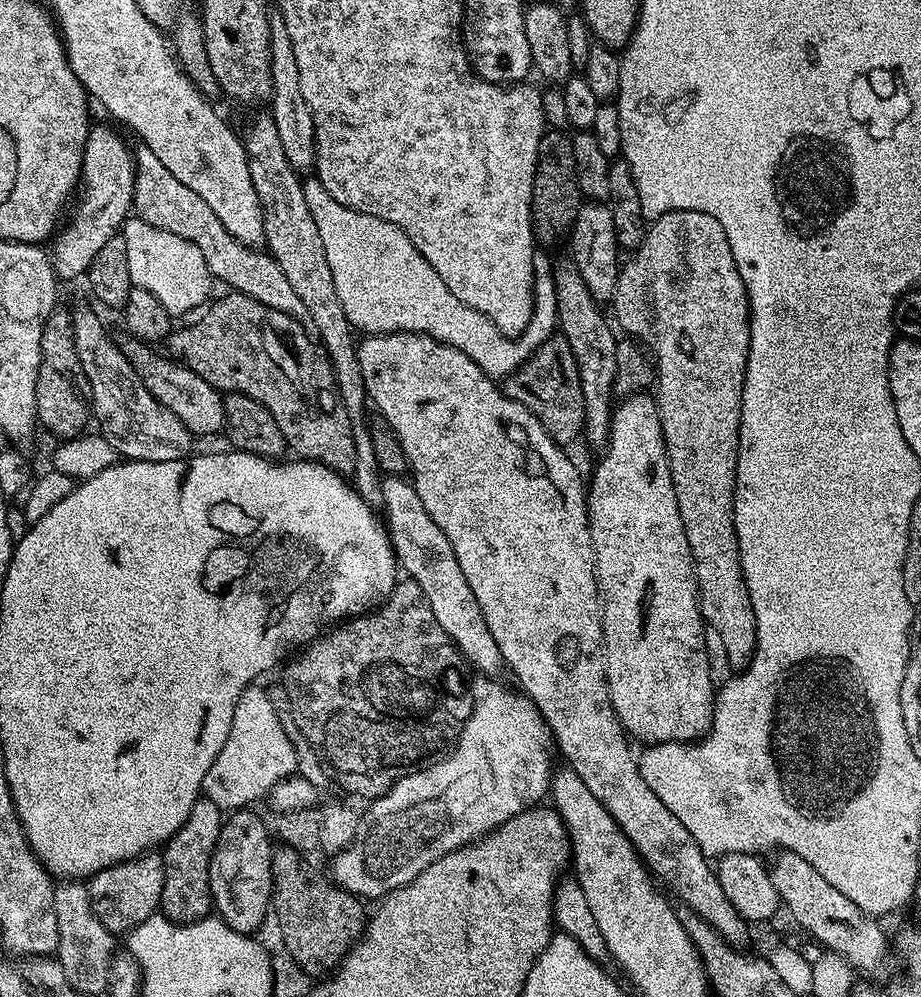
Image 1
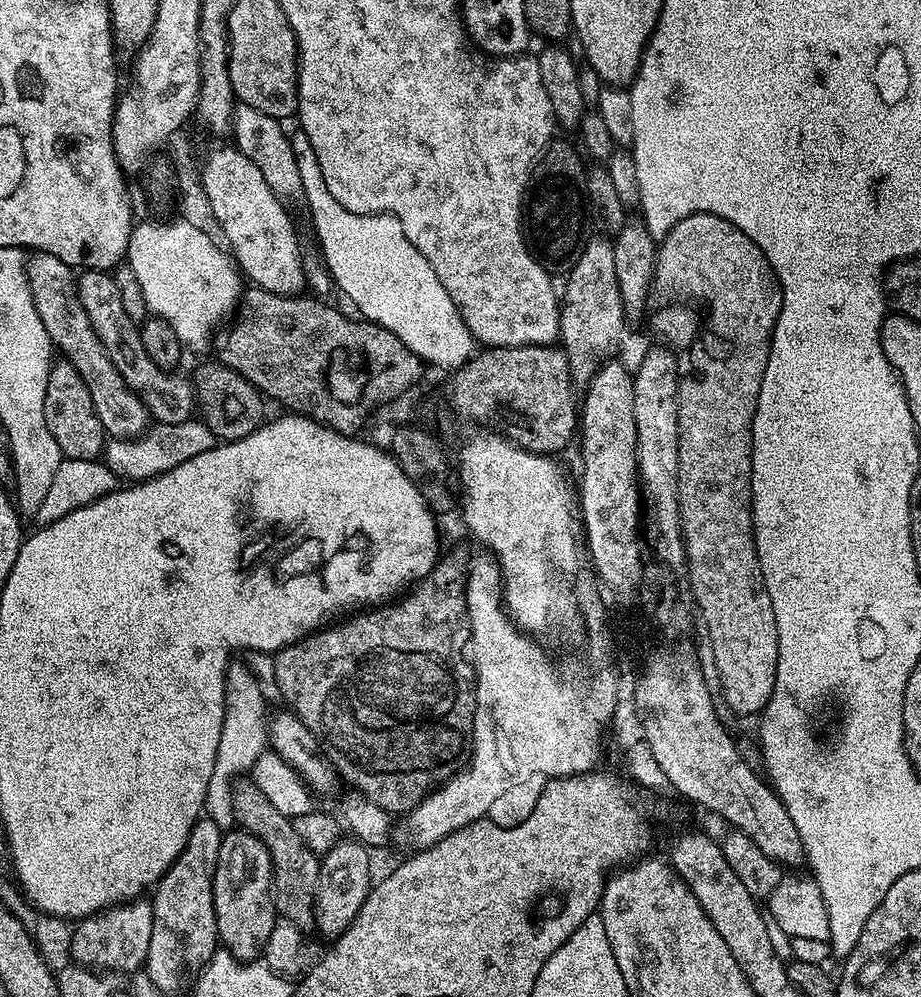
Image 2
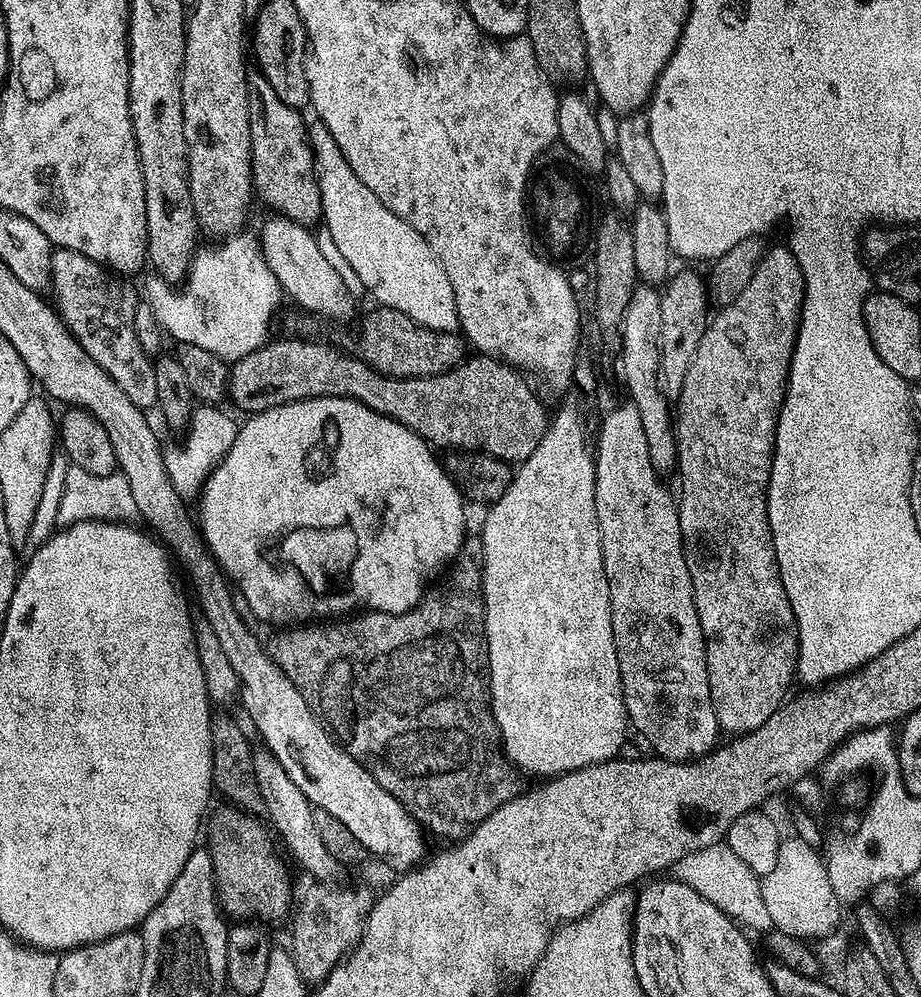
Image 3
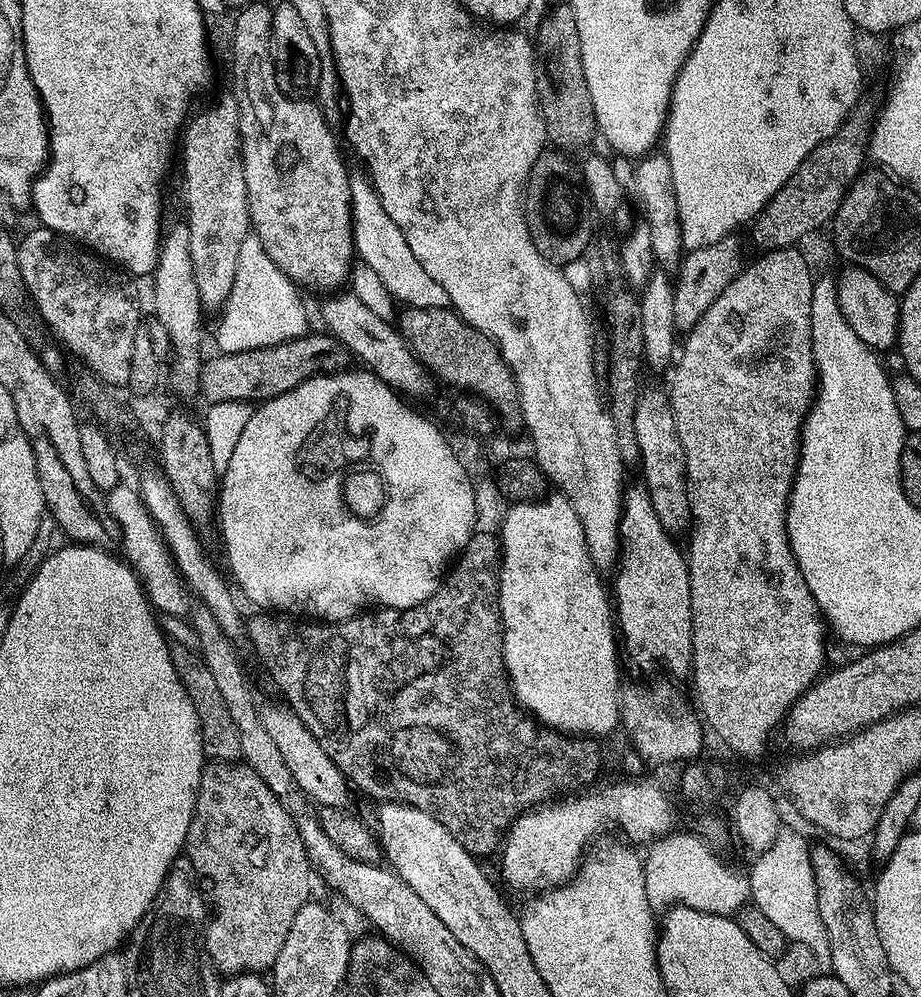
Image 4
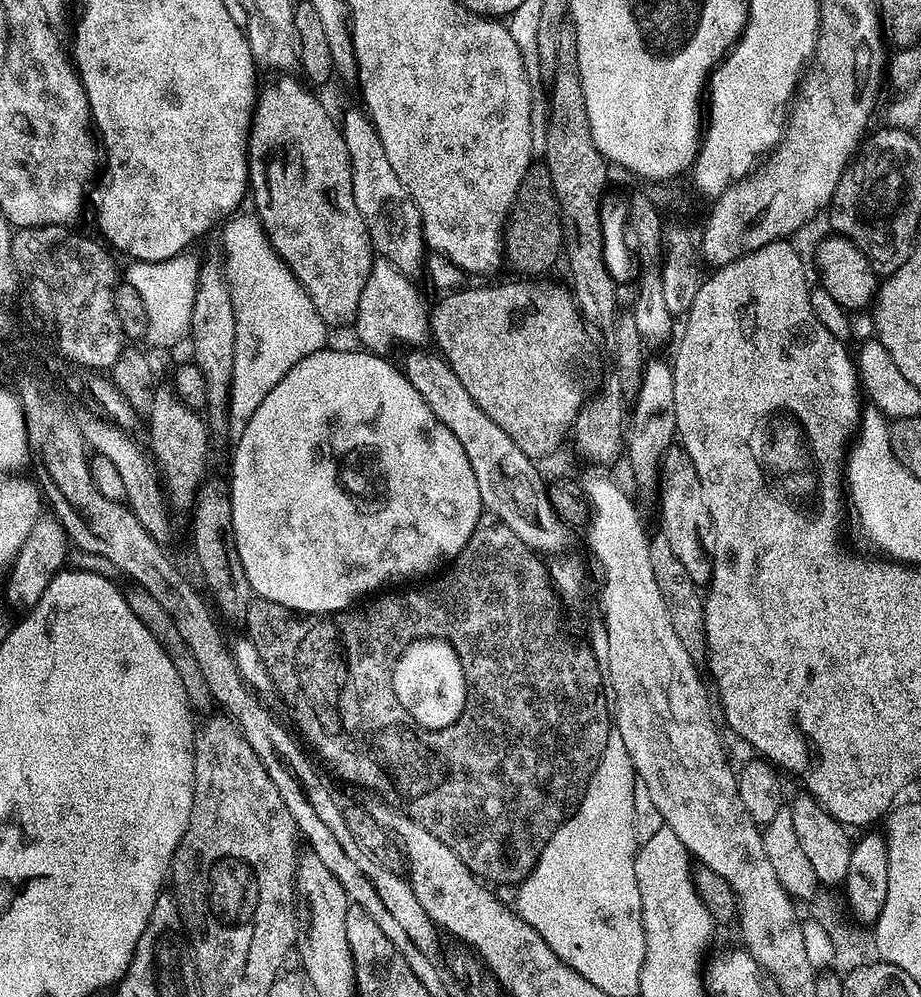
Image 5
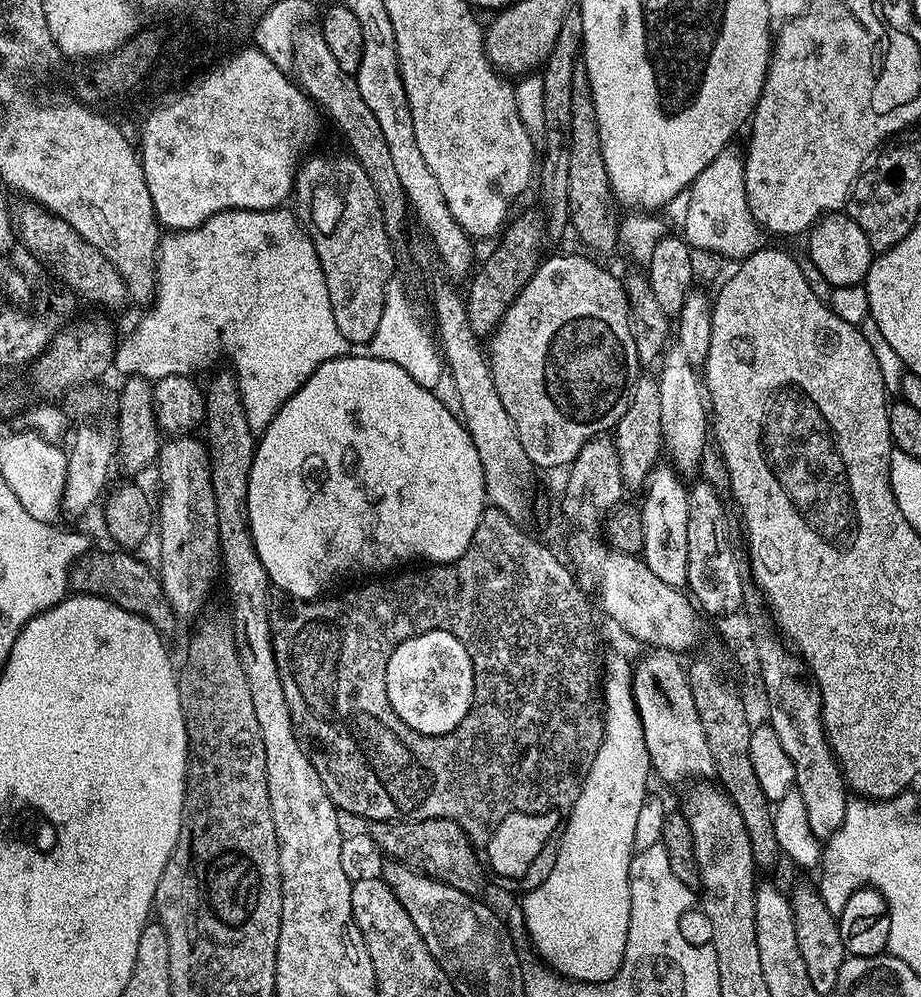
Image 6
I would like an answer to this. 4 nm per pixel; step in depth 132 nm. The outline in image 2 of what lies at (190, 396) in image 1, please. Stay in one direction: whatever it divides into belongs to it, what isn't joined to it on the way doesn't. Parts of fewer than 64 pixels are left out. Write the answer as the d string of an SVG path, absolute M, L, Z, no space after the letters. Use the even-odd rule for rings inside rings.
M84 270L79 273L76 286L82 306L86 306L86 314L90 318L90 326L102 338L102 346L110 354L114 366L118 366L118 374L142 398L142 402L148 410L149 417L156 424L173 424L174 422L186 422L193 419L197 411L196 389L192 387L191 379L187 375L179 376L179 371L169 370L158 366L154 358L142 346L140 329L137 321L126 314L126 306L122 306L122 294L118 290L118 282L115 275L104 270Z

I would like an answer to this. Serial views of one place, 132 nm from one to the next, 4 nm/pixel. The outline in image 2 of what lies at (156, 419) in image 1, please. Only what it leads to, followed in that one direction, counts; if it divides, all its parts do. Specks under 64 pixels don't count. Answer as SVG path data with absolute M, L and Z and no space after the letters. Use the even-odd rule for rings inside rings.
M33 251L27 261L30 294L34 298L38 318L42 318L42 326L46 326L46 334L52 339L55 351L63 354L74 370L82 374L82 382L86 382L90 398L94 398L94 410L98 410L105 433L118 440L134 440L144 435L150 427L148 410L142 398L126 386L122 374L118 374L118 366L114 366L106 346L102 346L102 338L98 338L94 326L90 326L86 306L82 306L76 289L77 273L62 262L62 258L54 258L54 254Z

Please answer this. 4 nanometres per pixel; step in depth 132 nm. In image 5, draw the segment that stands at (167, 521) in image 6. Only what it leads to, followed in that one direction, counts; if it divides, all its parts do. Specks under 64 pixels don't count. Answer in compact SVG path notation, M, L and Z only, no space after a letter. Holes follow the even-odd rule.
M157 387L152 393L152 409L146 413L148 420L148 444L152 447L152 456L156 459L156 464L160 467L158 471L159 479L162 481L163 491L166 493L166 500L173 509L187 513L192 504L196 501L196 491L206 479L204 467L208 464L208 432L209 425L205 417L199 411L190 406L186 406L176 396L171 387Z

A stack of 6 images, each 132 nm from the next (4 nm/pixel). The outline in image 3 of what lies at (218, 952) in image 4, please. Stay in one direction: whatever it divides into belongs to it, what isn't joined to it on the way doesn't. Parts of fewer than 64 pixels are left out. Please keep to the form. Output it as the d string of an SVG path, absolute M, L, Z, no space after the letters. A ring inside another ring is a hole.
M235 806L224 807L228 808L222 809L213 818L212 829L209 830L206 841L208 853L212 855L214 862L219 907L227 915L229 912L236 916L232 918L255 918L265 922L264 920L280 920L284 915L287 917L293 907L294 896L292 900L288 868L276 853L277 841L273 833L267 827L264 829L247 811Z

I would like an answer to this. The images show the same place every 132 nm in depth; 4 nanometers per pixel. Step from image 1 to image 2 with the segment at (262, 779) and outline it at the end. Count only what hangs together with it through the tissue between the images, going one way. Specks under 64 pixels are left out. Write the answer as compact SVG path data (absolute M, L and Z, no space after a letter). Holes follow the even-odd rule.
M239 658L233 659L226 670L226 690L224 691L224 725L218 742L218 754L214 762L214 774L210 774L210 786L206 786L206 798L204 799L204 812L207 819L214 821L221 830L228 830L233 827L232 818L232 790L236 775L240 771L251 769L252 763L260 755L261 745L256 745L256 740L248 736L248 708L260 708L264 704L264 692L260 689L260 680L243 664Z

